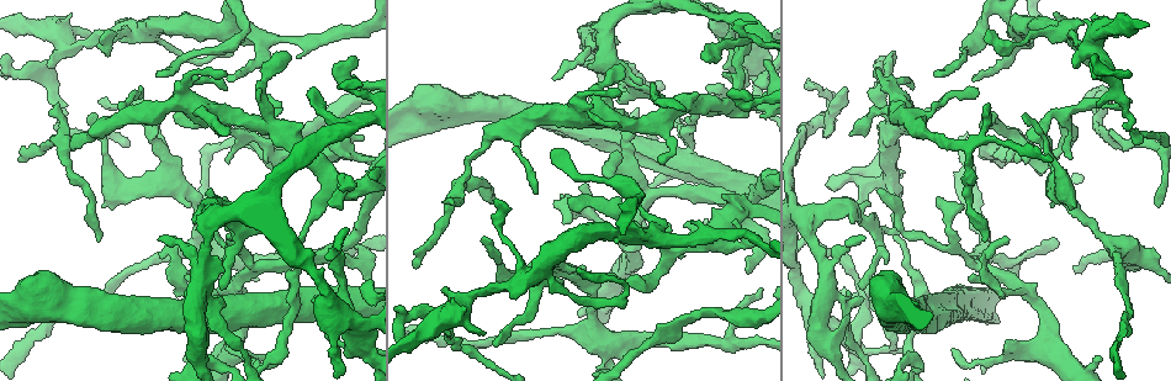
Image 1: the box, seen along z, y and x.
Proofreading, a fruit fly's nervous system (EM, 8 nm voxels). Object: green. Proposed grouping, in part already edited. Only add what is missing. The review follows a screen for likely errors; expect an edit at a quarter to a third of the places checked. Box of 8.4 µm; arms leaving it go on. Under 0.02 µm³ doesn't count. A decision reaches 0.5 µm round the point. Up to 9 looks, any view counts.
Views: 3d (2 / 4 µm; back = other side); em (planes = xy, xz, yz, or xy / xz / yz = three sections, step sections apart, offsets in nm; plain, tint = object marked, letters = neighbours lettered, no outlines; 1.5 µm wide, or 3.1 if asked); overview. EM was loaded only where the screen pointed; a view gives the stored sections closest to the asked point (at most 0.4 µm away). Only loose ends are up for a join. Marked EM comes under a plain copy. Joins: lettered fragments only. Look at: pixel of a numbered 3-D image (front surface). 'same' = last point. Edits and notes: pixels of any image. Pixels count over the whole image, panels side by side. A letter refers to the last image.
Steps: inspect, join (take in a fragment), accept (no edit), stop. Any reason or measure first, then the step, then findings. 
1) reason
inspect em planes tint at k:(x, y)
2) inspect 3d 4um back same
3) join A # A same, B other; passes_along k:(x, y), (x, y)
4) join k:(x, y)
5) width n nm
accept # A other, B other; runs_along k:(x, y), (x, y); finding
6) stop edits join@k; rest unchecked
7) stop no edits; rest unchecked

an open end
inspect em yz step 8 tint at 1:(723, 195)

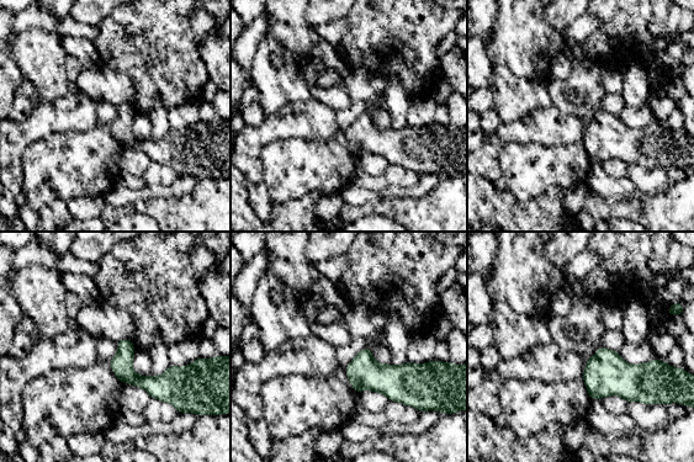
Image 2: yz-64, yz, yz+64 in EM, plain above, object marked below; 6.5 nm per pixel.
another direction
inspect em planes letters same

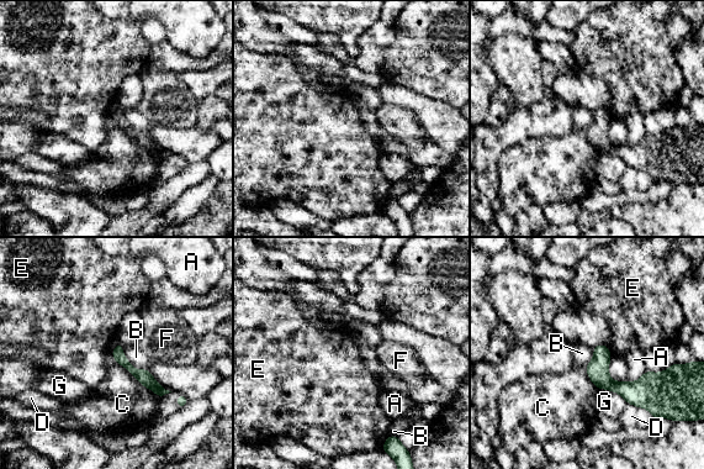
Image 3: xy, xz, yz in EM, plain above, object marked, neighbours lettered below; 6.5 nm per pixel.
accept # A other, B other, C other, D other, E other, F other, G other; runs_along 3:(598, 348), (601, 374), (642, 402); no lettered fragment goes on from it

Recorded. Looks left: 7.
thin end
inspect em planes letters at 1:(89, 33)

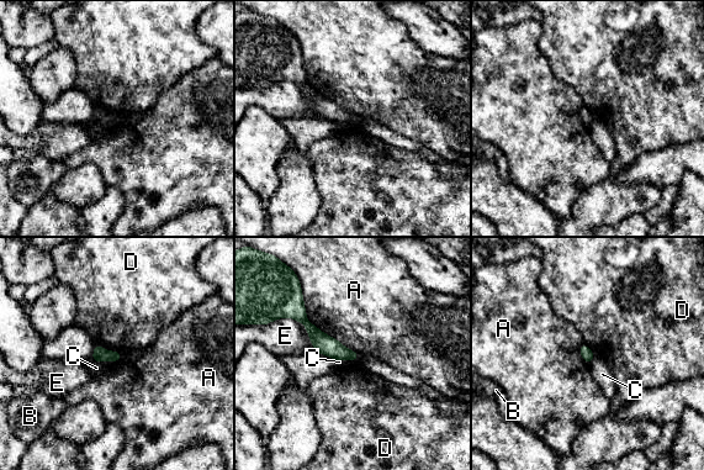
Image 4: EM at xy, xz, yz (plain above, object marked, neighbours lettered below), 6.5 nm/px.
longest_contact A 600 nm
accept # A other, B other, C other, D other, E other; border 4:(95, 343), (123, 355); no lettered fragment goes on from it

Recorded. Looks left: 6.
branch stops here
inspect em xy step 8 letters at 1:(451, 205)

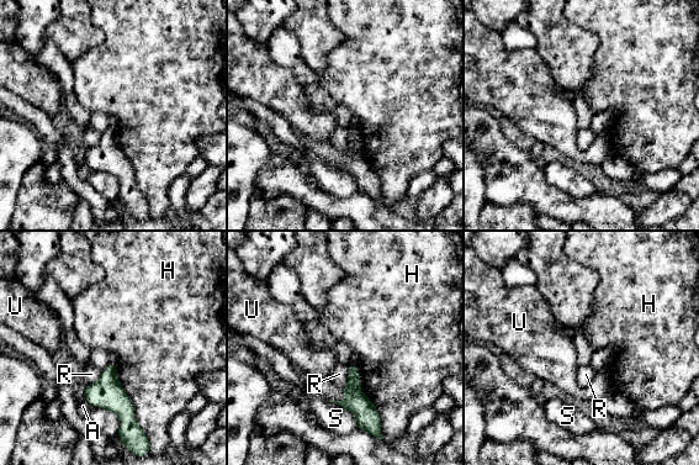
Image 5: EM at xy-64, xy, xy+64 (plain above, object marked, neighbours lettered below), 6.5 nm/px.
accept # A other, H other, R other, S other, U other; runs_along 5:(351, 368), (355, 400), (376, 432); no lettered fragment goes on from it

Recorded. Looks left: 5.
thin end
inspect em 3.1um xz step 16 letters at 1:(228, 134)

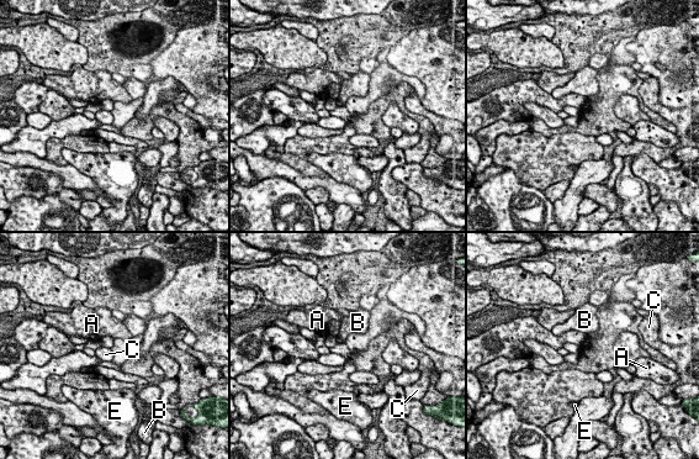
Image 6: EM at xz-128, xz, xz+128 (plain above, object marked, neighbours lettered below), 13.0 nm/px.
cut it another way
inspect em 3.1um planes letters same

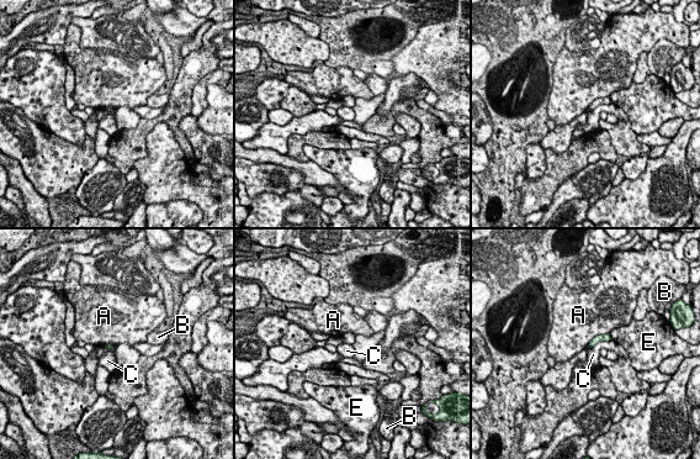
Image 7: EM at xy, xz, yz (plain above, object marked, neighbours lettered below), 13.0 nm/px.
accept # A other, B other, C other, E other; border 7:(611, 339), (597, 342), (590, 348); no lettered fragment goes on from it

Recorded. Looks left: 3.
stop no edits; rest unchecked

